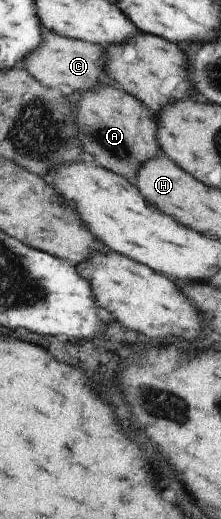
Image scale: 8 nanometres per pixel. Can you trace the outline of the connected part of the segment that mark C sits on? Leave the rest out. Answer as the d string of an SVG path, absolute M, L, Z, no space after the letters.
M43 27L40 44L23 58L21 66L44 86L80 92L110 81L103 69L102 57L101 45L68 38Z

